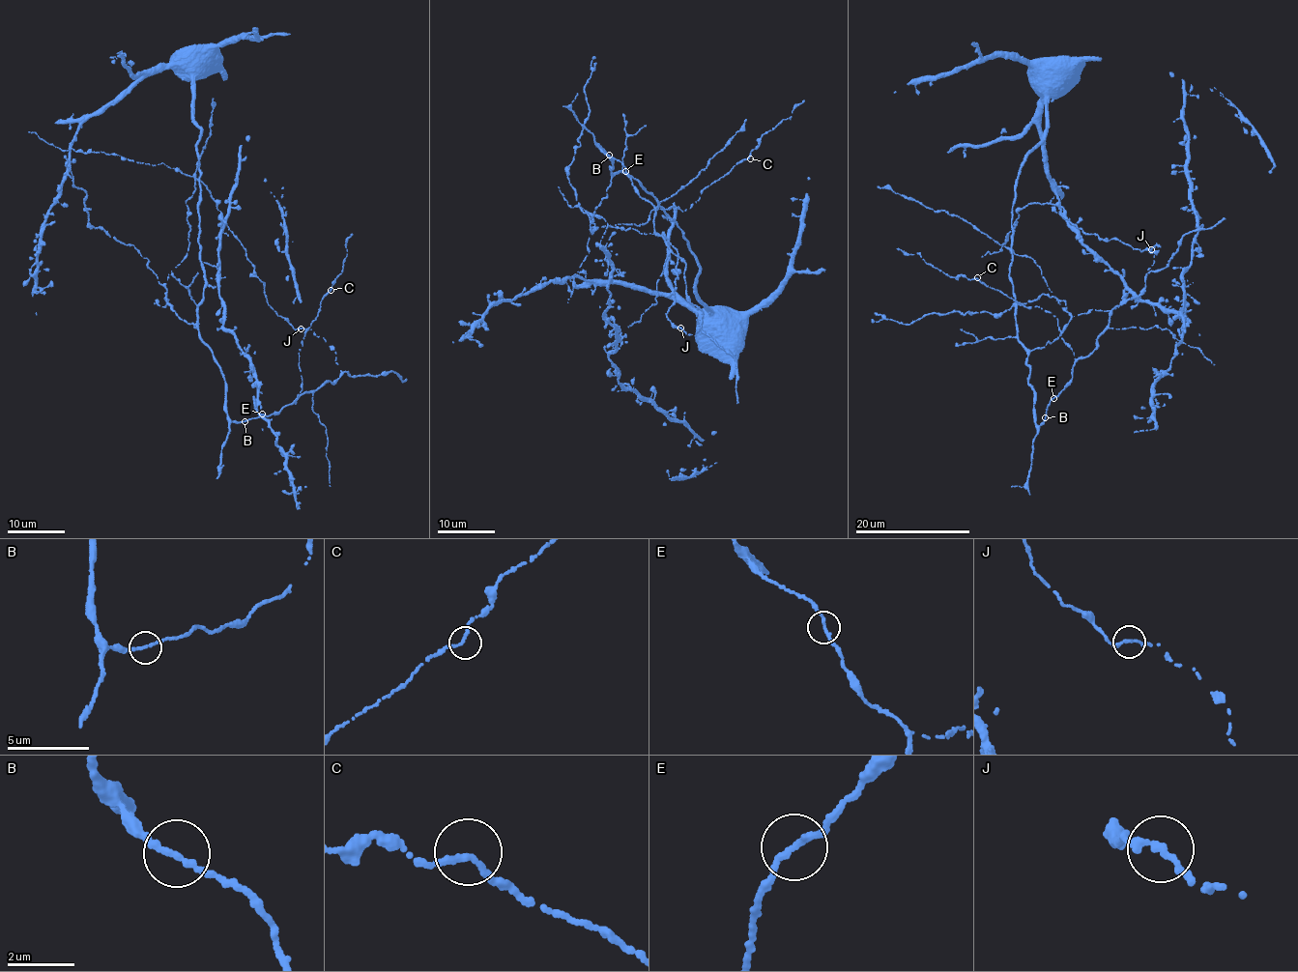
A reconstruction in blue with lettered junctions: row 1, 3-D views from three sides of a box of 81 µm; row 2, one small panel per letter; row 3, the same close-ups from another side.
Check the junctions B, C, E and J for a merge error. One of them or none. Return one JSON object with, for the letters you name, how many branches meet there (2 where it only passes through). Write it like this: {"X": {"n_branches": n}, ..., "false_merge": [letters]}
{"false_merge": []}

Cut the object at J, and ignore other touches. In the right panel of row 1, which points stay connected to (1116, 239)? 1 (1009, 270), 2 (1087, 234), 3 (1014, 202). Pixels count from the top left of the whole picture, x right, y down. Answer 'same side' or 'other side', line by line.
1: other side
2: same side
3: other side

